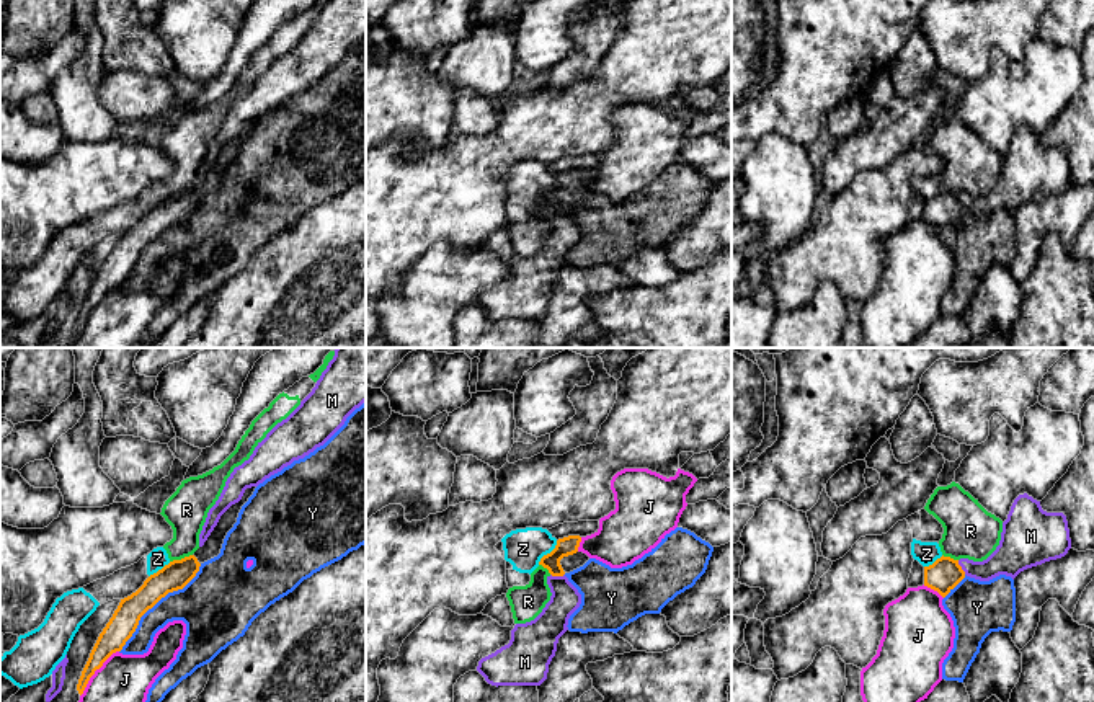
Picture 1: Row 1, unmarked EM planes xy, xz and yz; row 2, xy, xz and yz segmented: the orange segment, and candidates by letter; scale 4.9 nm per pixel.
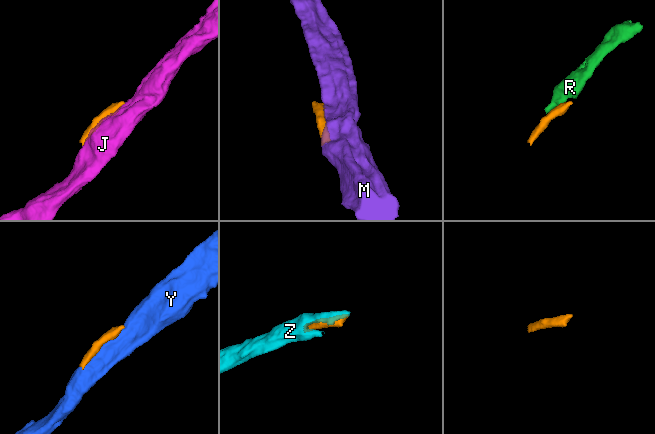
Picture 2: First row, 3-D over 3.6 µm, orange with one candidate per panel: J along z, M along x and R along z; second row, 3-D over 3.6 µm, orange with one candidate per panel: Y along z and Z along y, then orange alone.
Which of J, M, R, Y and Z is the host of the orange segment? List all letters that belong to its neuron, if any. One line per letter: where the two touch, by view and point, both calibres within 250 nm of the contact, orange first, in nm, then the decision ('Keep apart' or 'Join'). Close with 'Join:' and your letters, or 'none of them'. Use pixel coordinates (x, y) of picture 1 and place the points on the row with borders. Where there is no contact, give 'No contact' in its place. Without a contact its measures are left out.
J: Touches orange at xy (93, 673). Thickness 140 nm (orange) against 240 nm. Keep apart
M: Touches orange at xz (557, 575). Thickness 90 nm (orange) against 160 nm. Keep apart
R: Touches orange at xy (182, 559). Thickness 140 nm (orange) against 200 nm. Keep apart
Y: Touches orange at xy (155, 603). Thickness 140 nm (orange) against 280 nm. Keep apart
Z: Touches orange at xz (547, 554). Thickness 90 nm (orange) against 190 nm. Keep apart
Join: none of them

